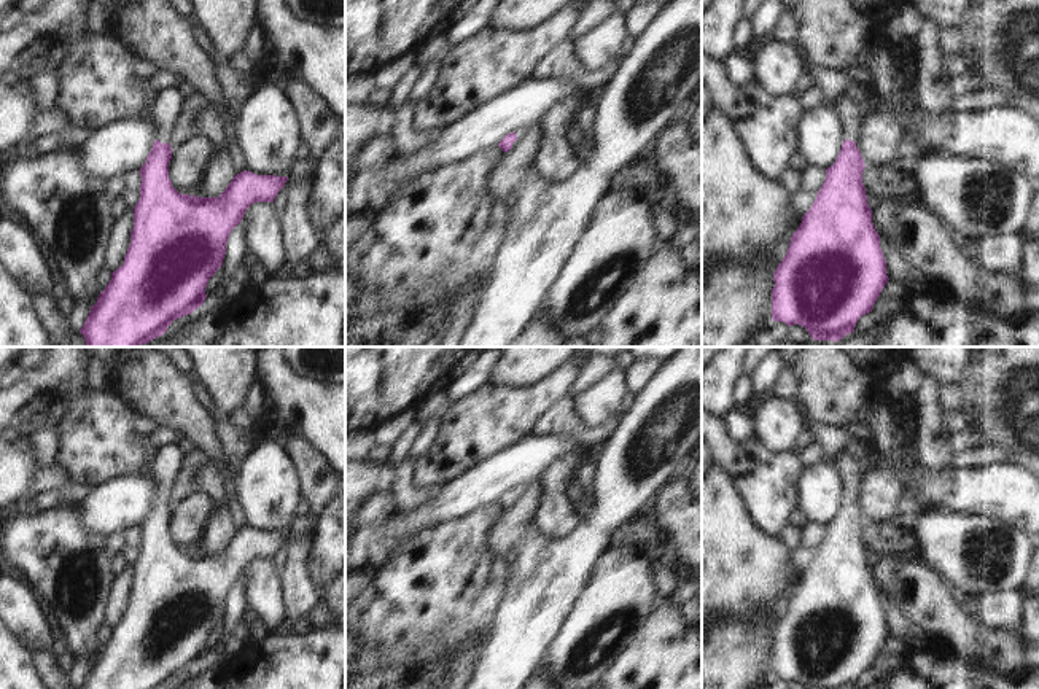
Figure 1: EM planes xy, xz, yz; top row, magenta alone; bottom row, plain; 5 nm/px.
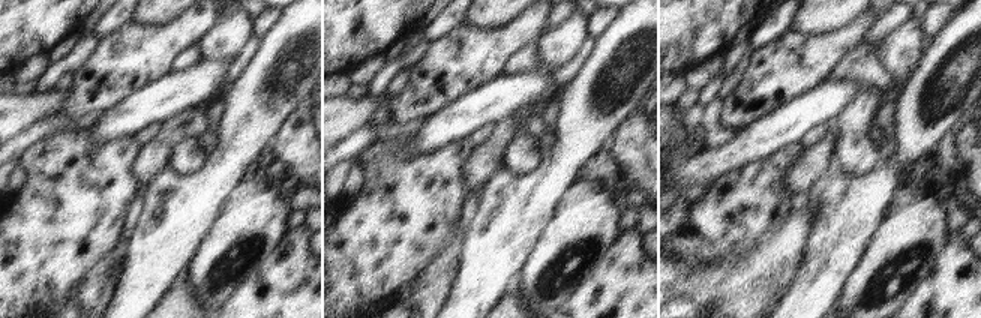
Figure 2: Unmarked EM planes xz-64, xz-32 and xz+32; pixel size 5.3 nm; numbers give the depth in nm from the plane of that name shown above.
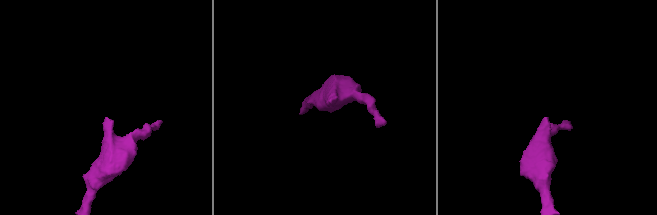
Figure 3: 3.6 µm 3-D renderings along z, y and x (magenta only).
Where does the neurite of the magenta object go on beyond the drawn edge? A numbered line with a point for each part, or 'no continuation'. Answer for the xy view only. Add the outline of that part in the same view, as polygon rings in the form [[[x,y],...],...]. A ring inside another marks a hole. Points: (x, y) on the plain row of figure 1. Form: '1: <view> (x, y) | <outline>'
1: xy (167, 460) | [[[169,444],[156,450],[150,471],[158,485],[156,496],[161,500],[170,500],[170,487],[180,471],[183,458],[177,444]]]

